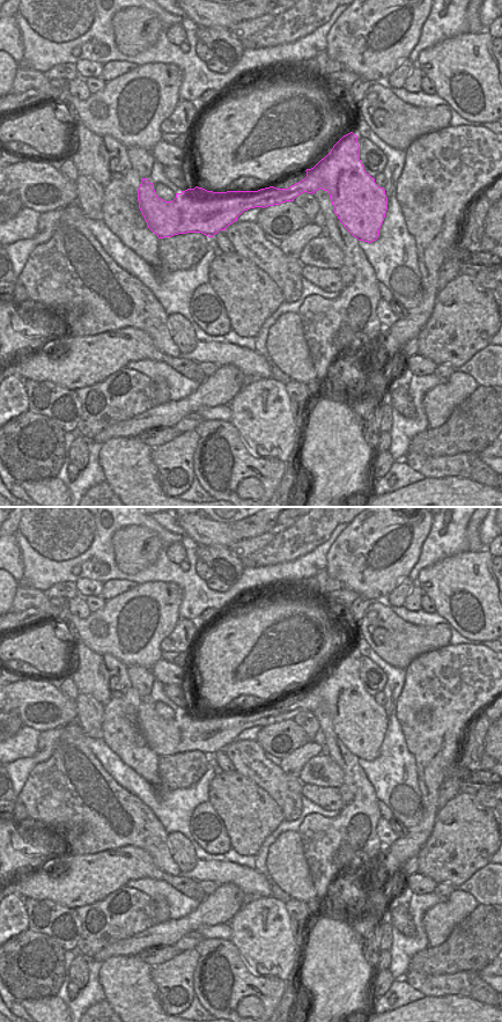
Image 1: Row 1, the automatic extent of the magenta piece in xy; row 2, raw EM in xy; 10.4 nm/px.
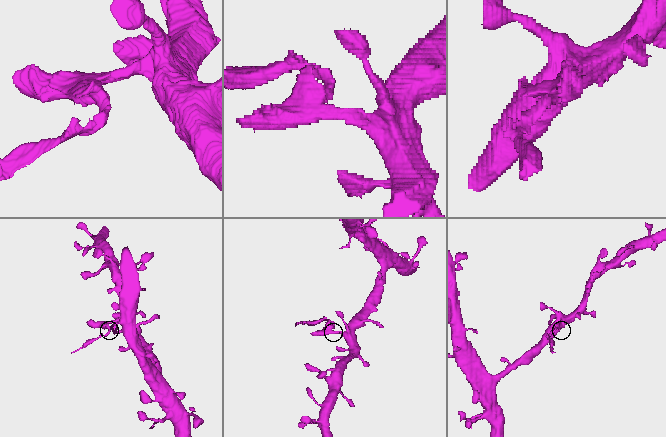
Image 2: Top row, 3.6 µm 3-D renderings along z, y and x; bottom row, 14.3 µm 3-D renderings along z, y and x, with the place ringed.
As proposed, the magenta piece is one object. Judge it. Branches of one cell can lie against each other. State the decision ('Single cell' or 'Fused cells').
Fused cells

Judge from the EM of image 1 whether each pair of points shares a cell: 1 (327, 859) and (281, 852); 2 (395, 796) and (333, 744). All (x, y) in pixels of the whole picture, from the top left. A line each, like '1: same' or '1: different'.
1: different
2: different

